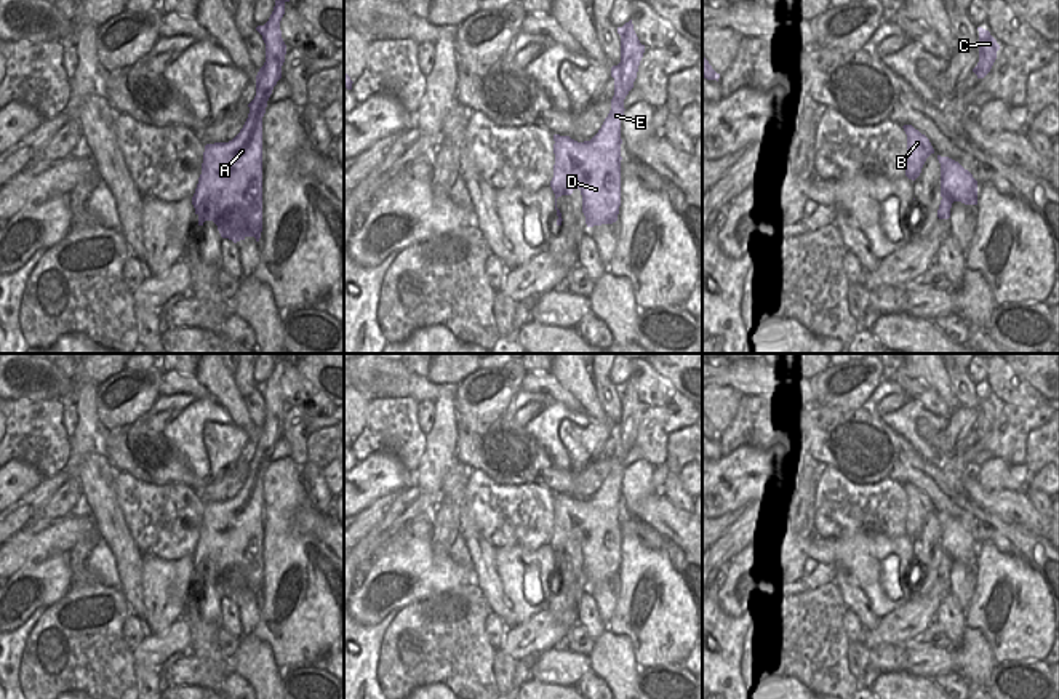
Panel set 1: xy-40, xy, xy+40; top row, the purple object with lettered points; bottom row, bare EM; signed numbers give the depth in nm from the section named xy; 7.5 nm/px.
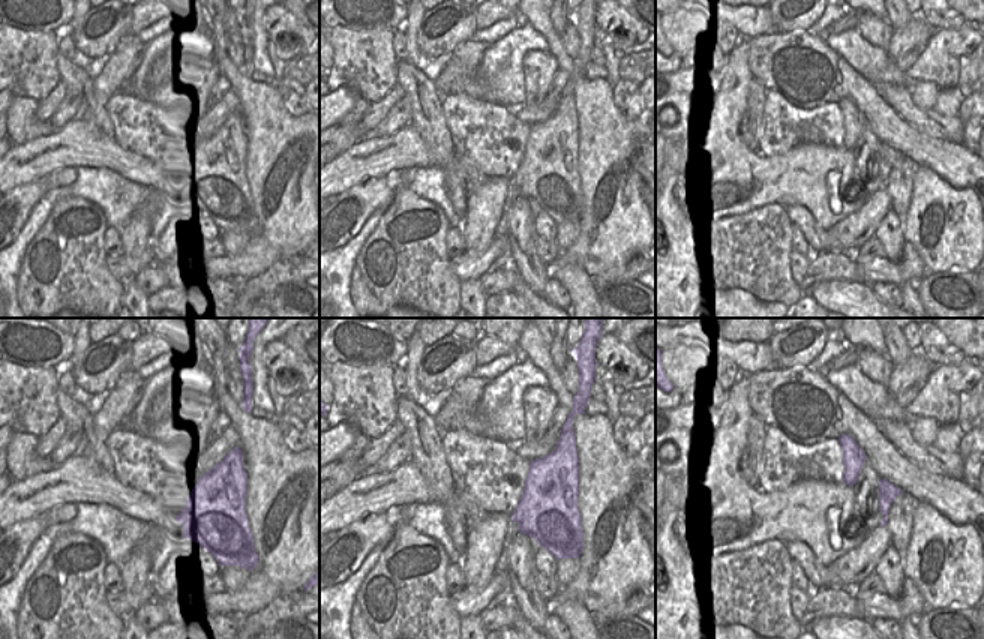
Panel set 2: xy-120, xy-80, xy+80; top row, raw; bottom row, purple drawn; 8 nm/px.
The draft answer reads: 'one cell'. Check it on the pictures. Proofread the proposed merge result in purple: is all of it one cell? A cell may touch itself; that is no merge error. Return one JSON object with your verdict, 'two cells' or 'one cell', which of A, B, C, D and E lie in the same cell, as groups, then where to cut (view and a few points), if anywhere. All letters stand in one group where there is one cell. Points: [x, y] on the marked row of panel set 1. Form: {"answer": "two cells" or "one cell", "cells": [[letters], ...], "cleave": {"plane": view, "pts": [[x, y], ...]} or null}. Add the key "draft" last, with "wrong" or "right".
{"answer": "one cell", "cells": [["A", "B", "C", "D", "E"]], "cleave": null, "draft": "right"}

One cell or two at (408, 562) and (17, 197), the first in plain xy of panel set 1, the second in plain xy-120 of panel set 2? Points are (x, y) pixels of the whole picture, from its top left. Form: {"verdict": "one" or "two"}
{"verdict": "one"}

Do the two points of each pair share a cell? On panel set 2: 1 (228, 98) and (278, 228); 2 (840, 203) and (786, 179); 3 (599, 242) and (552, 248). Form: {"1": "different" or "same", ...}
{"1": "different", "2": "same", "3": "different"}

